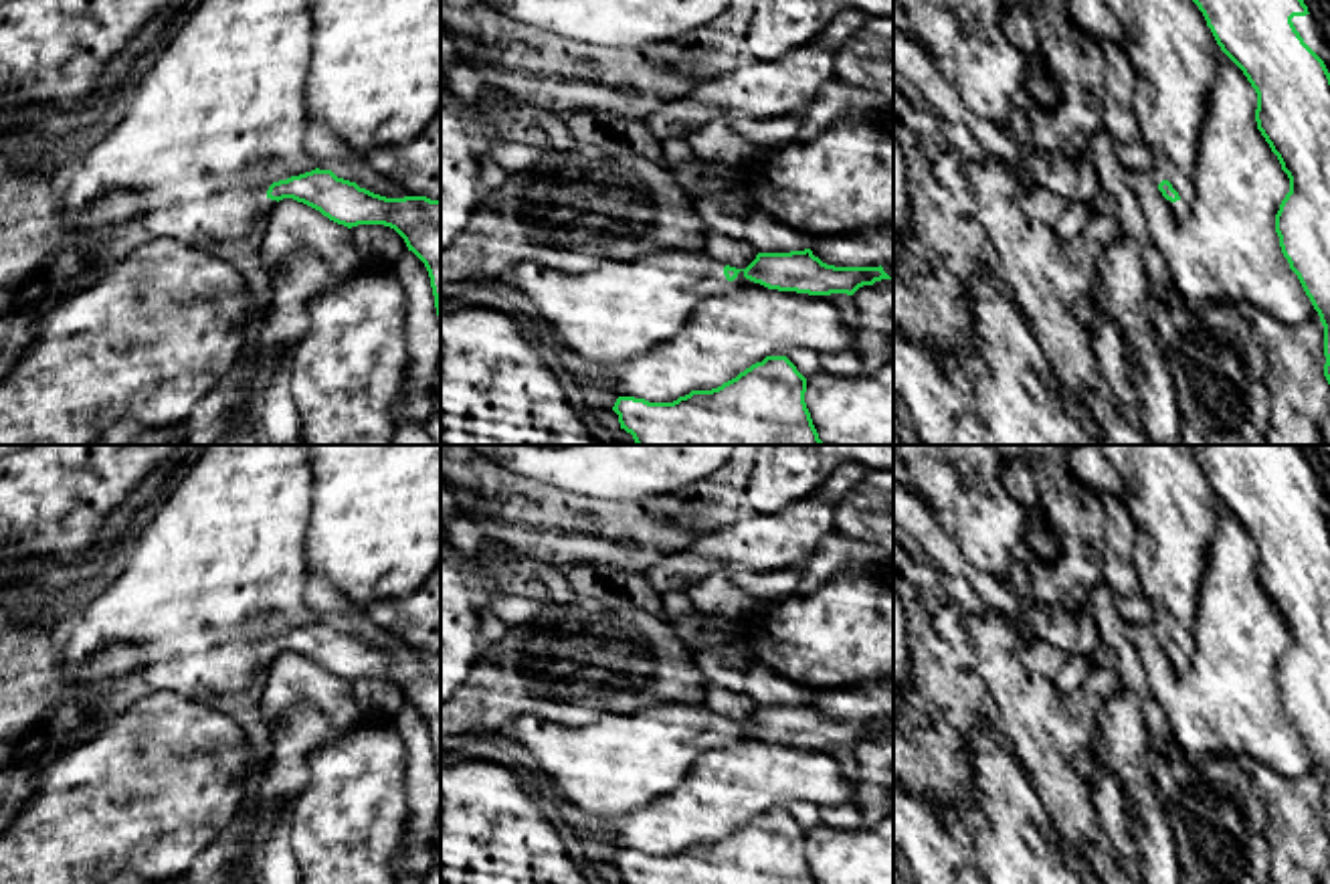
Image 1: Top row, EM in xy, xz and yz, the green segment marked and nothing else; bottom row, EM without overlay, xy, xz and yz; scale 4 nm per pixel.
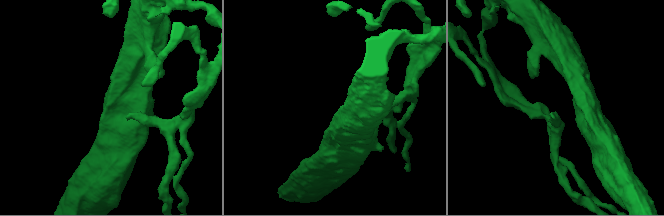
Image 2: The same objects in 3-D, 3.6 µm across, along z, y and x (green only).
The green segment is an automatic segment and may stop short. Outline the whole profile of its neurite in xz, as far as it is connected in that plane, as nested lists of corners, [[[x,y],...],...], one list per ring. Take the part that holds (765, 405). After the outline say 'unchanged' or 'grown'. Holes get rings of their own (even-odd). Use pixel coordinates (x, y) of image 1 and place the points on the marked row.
[[[766,356],[711,390],[673,403],[619,396],[612,411],[637,445],[825,445],[804,403],[806,378],[786,356]]]; unchanged

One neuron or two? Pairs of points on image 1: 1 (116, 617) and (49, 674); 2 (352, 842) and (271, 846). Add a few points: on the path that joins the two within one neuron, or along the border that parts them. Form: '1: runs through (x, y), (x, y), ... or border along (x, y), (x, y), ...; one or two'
1: border along (106, 644), (71, 666), (63, 666), (53, 658); two
2: border along (290, 812), (290, 846), (298, 862); two

